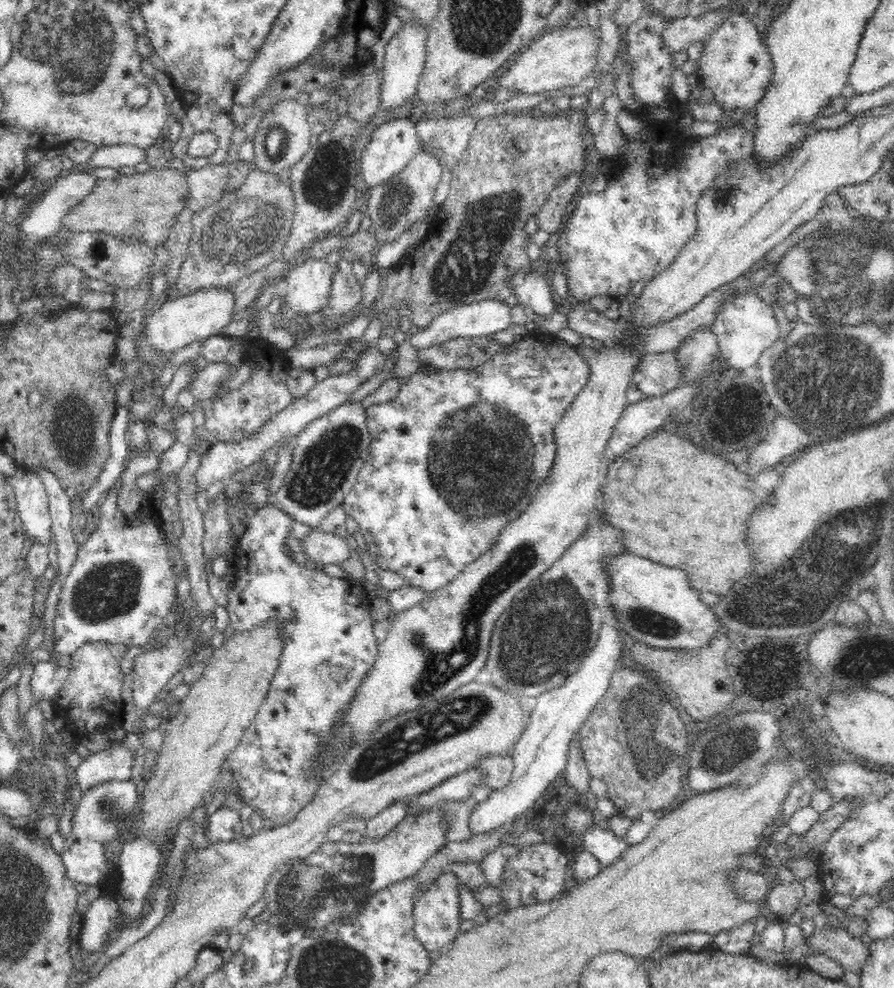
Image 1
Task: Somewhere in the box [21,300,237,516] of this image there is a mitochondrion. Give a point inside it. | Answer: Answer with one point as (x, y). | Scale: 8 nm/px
(73, 429)

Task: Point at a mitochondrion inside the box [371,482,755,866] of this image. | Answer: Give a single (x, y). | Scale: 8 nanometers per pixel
(548, 630)

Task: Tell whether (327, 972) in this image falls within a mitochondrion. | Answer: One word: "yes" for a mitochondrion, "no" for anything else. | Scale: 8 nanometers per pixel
yes

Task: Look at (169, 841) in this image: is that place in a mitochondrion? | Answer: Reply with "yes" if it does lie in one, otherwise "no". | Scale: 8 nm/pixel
no

